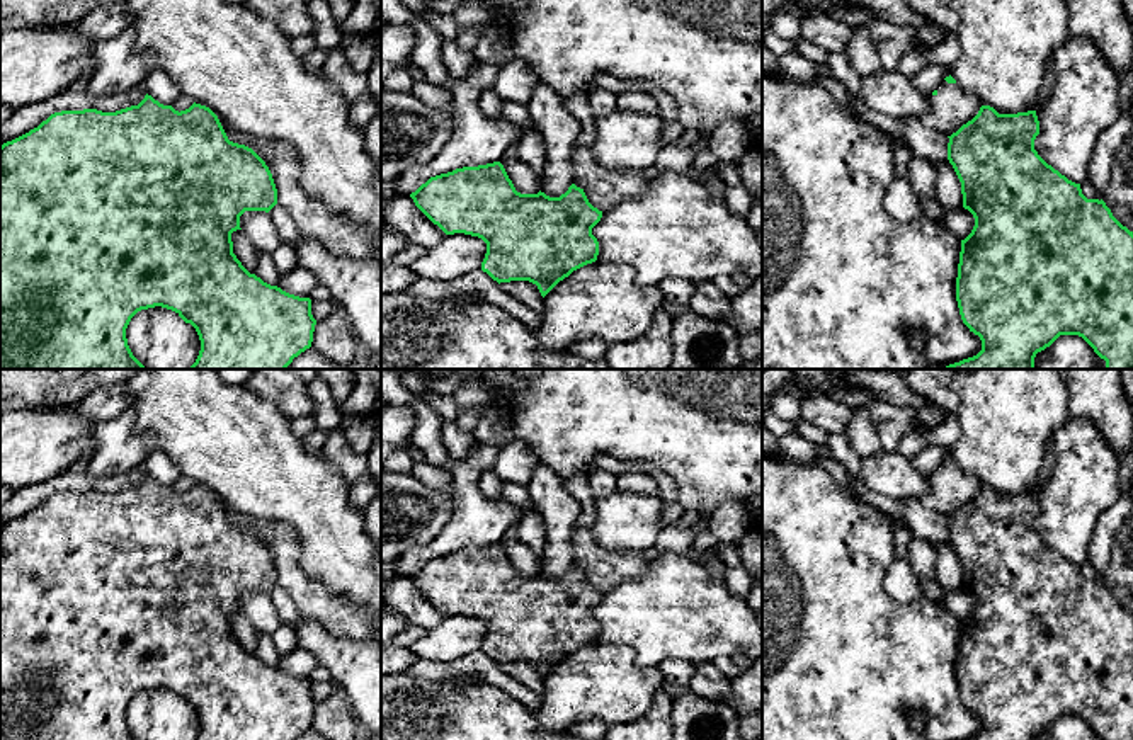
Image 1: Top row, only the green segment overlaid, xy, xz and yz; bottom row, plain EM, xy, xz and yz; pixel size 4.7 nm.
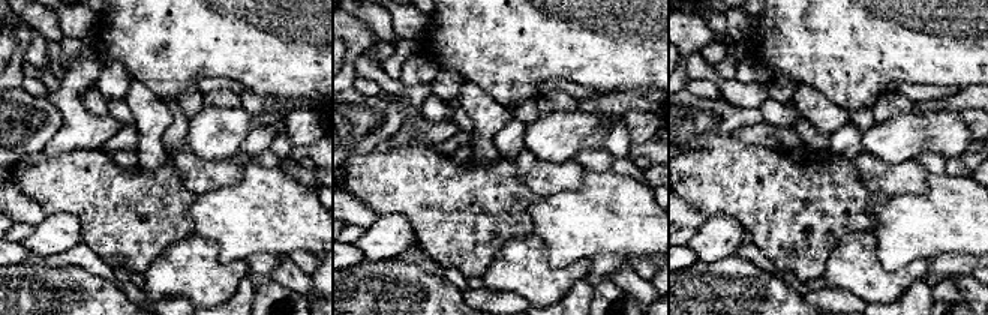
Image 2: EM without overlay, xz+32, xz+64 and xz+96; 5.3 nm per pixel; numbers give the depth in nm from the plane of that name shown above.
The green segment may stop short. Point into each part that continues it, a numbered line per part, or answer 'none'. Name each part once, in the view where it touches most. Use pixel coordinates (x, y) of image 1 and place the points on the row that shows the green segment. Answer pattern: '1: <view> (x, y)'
1: xy (342, 239)

